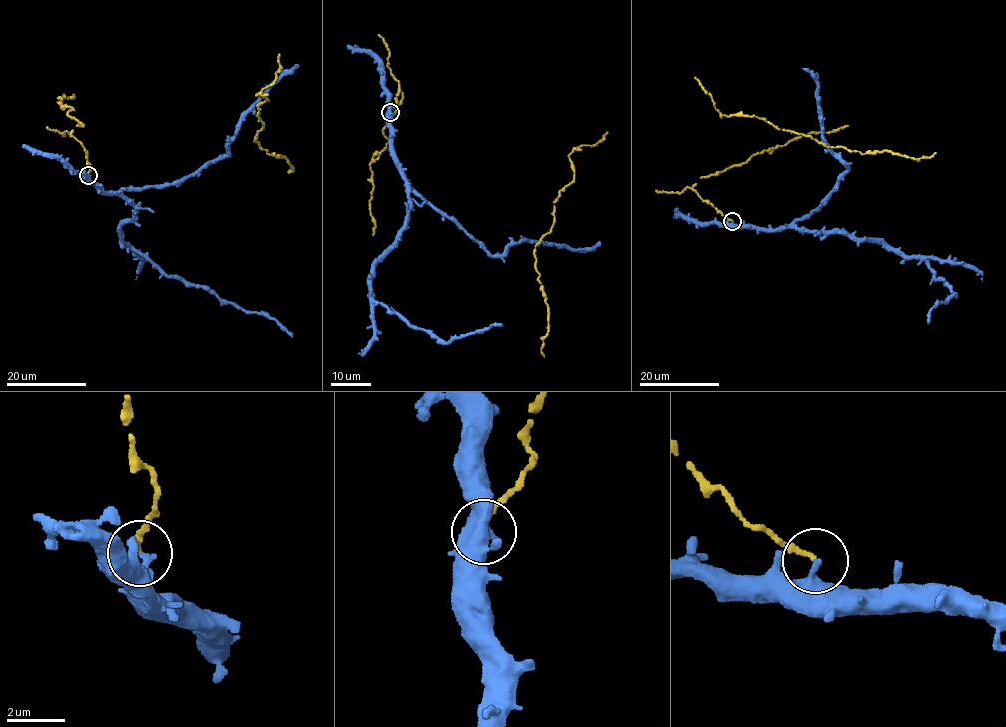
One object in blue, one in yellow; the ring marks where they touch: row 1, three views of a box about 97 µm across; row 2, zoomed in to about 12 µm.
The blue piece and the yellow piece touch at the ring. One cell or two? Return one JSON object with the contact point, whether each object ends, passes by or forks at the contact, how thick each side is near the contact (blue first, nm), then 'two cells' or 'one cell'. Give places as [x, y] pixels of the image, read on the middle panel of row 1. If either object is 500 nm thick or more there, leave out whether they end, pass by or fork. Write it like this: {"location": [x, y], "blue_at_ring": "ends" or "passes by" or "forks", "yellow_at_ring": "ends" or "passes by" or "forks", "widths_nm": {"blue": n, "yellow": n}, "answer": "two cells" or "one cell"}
{"location": [390, 112], "blue_at_ring": "ends", "yellow_at_ring": "ends", "widths_nm": {"blue": 320, "yellow": 160}, "answer": "two cells"}

